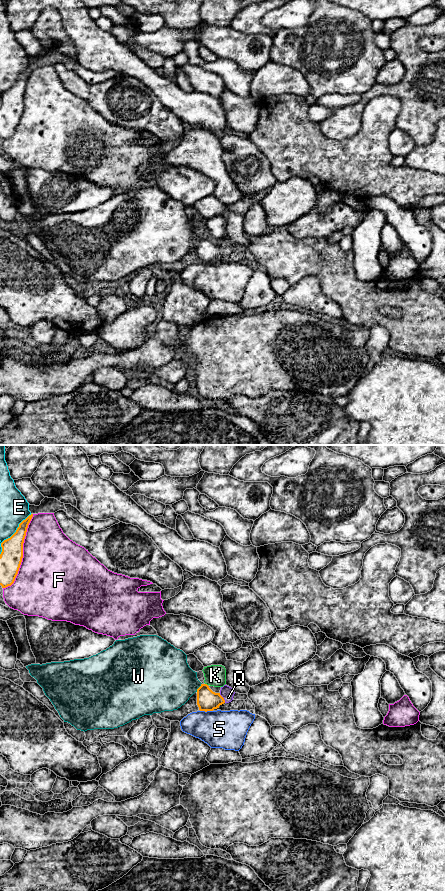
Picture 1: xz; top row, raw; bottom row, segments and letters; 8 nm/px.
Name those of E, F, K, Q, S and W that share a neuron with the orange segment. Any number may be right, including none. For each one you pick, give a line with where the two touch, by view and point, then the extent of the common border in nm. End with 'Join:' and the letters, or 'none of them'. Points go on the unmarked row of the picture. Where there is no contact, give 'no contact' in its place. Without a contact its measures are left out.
Q: meets orange in xz at (223, 250); contact 90 nm long
Join: Q

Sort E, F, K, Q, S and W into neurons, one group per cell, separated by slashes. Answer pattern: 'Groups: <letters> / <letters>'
Groups: E / F / K / Q / S / W

